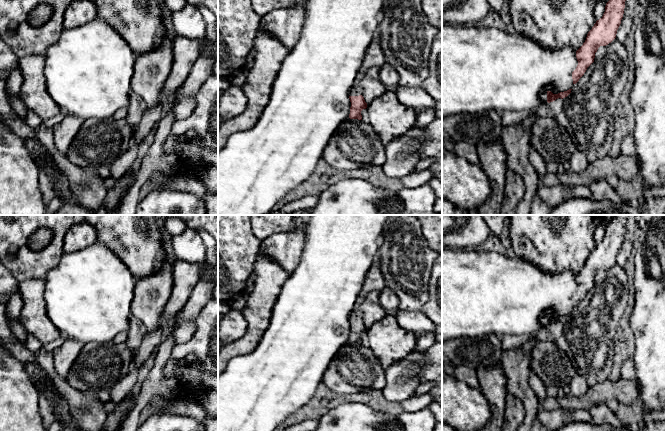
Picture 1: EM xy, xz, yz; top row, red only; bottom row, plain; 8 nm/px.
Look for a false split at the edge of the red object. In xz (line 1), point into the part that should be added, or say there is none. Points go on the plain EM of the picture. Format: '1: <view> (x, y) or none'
1: xz (374, 280)

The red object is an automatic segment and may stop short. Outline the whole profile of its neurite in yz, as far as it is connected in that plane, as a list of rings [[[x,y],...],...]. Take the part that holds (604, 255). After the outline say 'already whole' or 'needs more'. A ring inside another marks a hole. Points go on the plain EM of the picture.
[[[615,215],[606,227],[603,240],[596,245],[588,256],[585,266],[576,275],[578,289],[572,296],[573,308],[579,305],[587,292],[594,286],[598,272],[608,269],[616,262],[624,238],[627,216]]] | already whole

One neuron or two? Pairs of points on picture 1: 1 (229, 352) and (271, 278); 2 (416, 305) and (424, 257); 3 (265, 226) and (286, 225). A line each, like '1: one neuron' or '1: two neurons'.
1: one neuron
2: one neuron
3: one neuron

